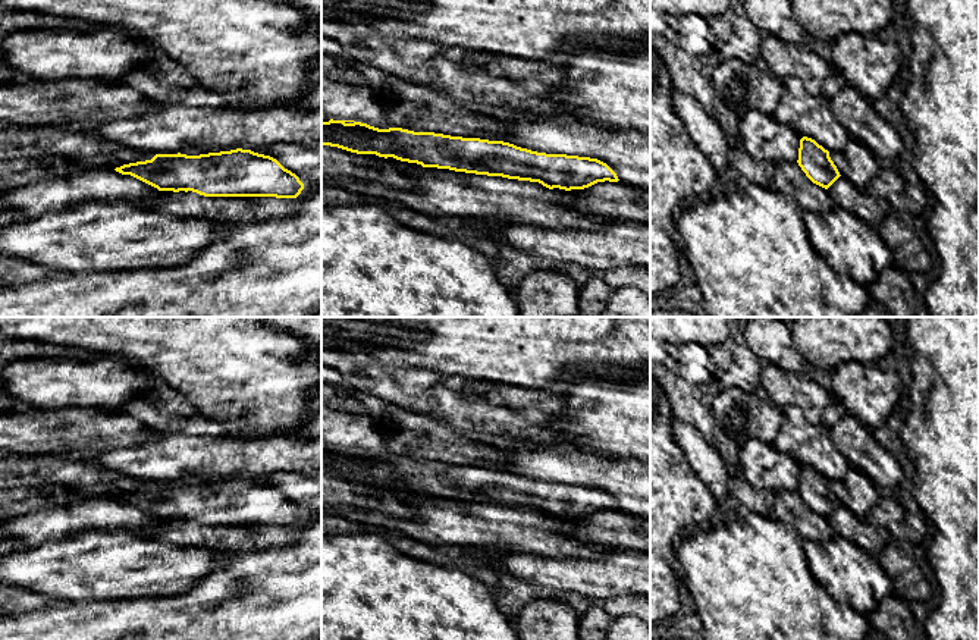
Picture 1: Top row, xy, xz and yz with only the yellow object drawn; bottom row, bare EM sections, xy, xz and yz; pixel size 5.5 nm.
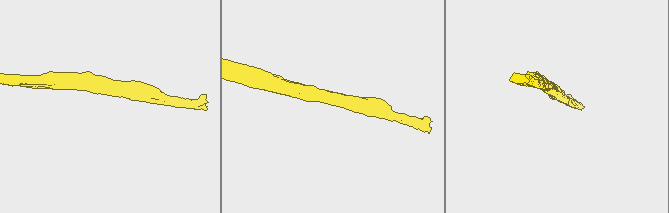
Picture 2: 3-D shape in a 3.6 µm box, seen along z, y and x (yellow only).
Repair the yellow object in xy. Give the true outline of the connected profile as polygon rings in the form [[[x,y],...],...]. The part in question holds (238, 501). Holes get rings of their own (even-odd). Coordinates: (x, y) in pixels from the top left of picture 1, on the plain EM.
[[[242,477],[200,484],[156,483],[151,489],[123,493],[114,499],[131,503],[159,520],[192,520],[204,526],[296,527],[304,518],[299,506],[276,487]]]

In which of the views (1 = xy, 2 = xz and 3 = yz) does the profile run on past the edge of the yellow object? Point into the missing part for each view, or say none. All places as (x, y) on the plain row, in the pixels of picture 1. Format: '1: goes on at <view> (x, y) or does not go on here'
1: does not go on here
2: does not go on here
3: does not go on here

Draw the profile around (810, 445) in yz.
[[[784,407],[782,414],[774,445],[800,467],[812,467],[829,481],[842,480],[851,467],[832,443],[829,429],[810,424],[797,407]]]

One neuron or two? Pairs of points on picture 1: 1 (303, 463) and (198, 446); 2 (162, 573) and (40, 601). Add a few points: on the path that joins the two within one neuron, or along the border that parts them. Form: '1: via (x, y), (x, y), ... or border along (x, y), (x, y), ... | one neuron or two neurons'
1: via (276, 457), (225, 457) | one neuron
2: border along (18, 587), (38, 592), (52, 599) | two neurons

